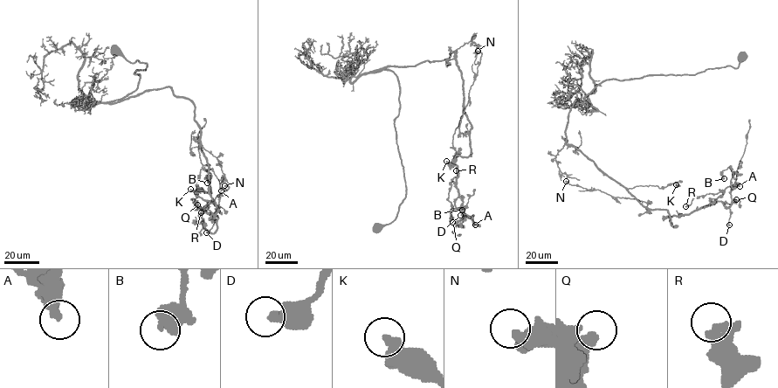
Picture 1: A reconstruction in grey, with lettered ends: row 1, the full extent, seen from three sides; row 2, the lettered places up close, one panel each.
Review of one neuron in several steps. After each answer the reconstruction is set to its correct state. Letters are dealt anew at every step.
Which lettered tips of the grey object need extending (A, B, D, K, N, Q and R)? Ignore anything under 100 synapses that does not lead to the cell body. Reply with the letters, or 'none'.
none

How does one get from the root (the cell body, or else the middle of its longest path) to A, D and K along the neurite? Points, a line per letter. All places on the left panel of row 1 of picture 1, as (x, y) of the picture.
A: (113, 49), (147, 66), (109, 103), (194, 105), (210, 232), (195, 192), (208, 169), (221, 190)
D: (113, 49), (147, 66), (109, 103), (168, 86), (194, 105), (206, 232)
K: (113, 49), (147, 66), (134, 72), (134, 91), (109, 103), (168, 86), (194, 105), (209, 192), (190, 189)

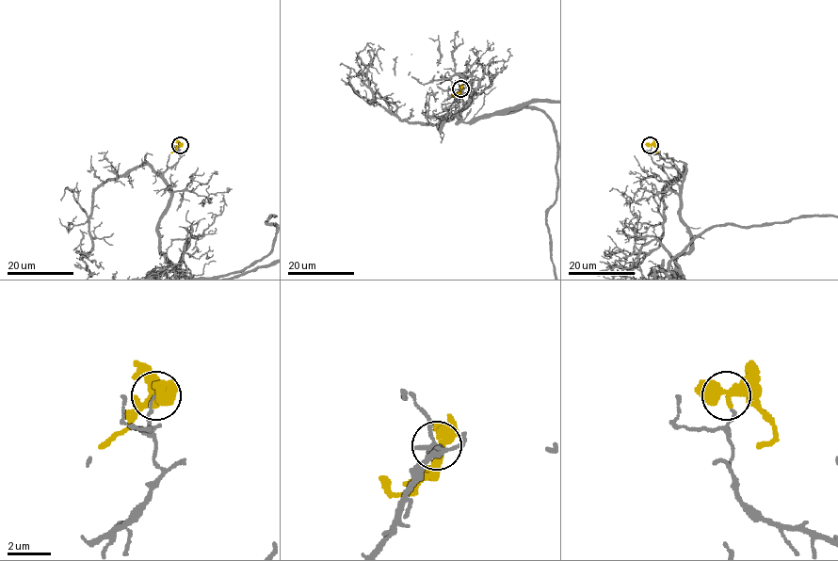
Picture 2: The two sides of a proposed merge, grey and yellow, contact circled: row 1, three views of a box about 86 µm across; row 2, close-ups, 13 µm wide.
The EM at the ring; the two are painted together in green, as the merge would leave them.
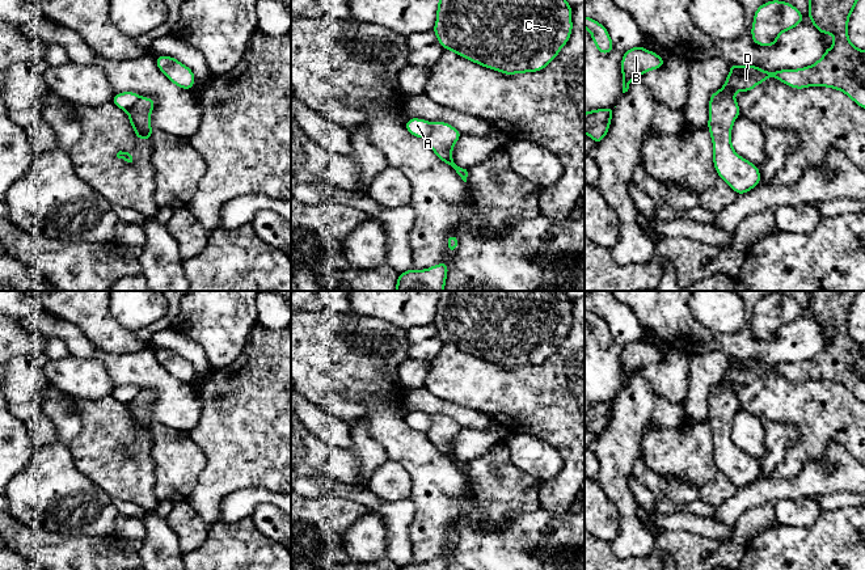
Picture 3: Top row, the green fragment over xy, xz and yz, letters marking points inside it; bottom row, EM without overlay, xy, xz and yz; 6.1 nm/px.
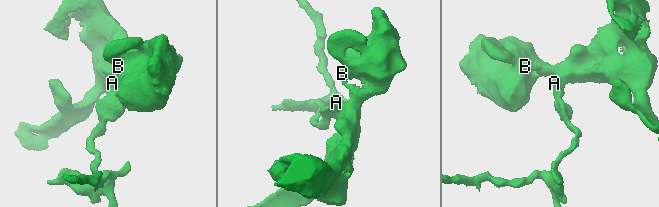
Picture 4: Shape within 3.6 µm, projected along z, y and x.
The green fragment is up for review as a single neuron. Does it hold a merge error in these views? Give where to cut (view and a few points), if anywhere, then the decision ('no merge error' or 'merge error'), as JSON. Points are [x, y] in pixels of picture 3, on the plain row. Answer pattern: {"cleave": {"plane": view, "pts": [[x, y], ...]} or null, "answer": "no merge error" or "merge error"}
{"cleave": {"plane": "xz", "pts": [[431, 417], [430, 426], [425, 431]]}, "answer": "merge error"}

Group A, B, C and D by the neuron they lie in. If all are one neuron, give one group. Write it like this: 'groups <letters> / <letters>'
groups A / B C D

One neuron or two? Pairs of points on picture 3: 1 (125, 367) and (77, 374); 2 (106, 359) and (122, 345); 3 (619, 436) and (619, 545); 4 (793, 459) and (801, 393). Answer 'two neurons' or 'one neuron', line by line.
1: two neurons
2: two neurons
3: one neuron
4: one neuron

